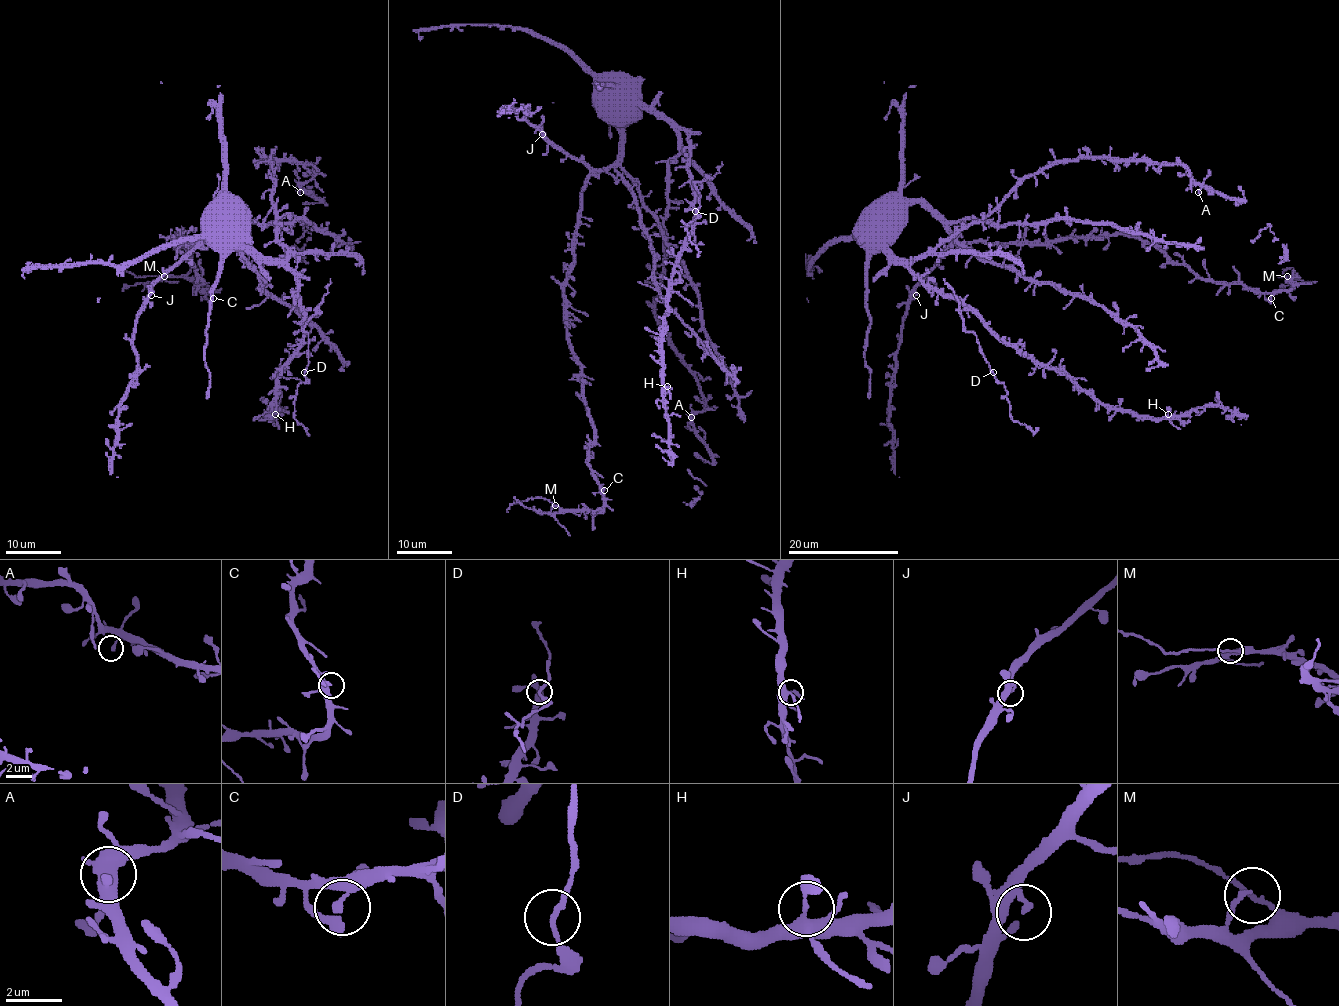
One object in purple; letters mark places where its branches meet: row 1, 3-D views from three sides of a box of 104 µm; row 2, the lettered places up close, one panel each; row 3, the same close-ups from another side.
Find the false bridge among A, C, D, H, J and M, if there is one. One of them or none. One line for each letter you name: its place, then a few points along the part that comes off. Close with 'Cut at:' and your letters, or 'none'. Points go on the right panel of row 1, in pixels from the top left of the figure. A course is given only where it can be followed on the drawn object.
M: (1287, 276) | (1286, 276), (1279, 277), (1285, 269), (1293, 267)
Cut at: M

